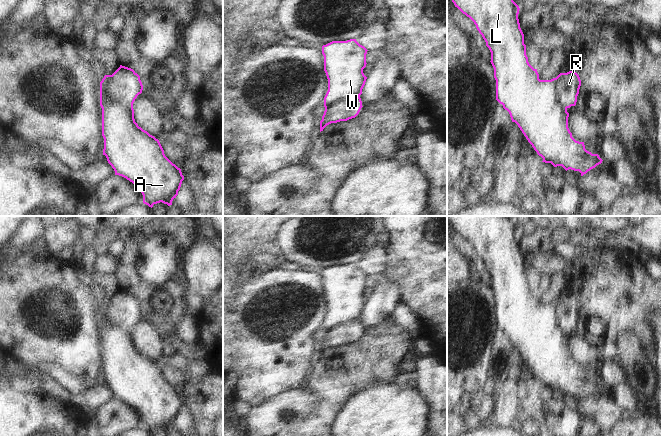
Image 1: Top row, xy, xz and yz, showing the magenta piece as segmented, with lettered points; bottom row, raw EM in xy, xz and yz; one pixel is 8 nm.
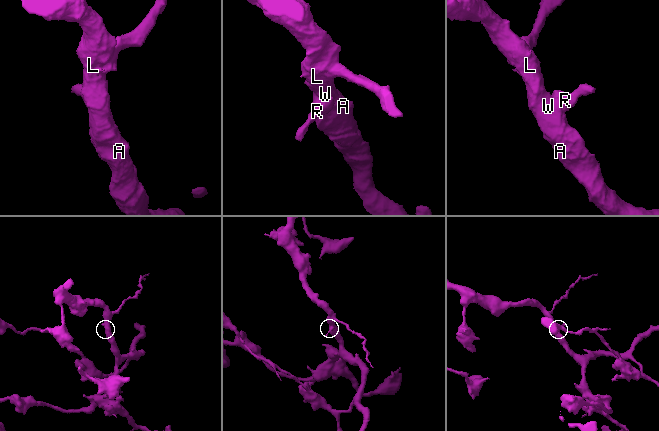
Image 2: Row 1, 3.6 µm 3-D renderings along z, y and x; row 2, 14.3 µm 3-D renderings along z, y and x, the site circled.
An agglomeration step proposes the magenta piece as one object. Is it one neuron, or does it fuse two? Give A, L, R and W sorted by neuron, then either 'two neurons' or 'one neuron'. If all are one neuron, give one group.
A L W / R | two neurons

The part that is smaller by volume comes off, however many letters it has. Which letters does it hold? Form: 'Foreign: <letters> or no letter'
Foreign: R

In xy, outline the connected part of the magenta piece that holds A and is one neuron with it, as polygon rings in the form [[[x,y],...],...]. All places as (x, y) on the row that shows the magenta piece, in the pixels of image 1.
[[[105,75],[100,82],[103,155],[114,169],[115,175],[126,178],[141,191],[144,204],[151,208],[160,202],[170,206],[184,180],[181,169],[165,156],[159,140],[135,122],[133,104],[123,103],[112,97],[109,91],[111,81],[111,75]]]

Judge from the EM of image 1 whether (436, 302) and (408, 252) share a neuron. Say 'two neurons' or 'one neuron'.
one neuron

